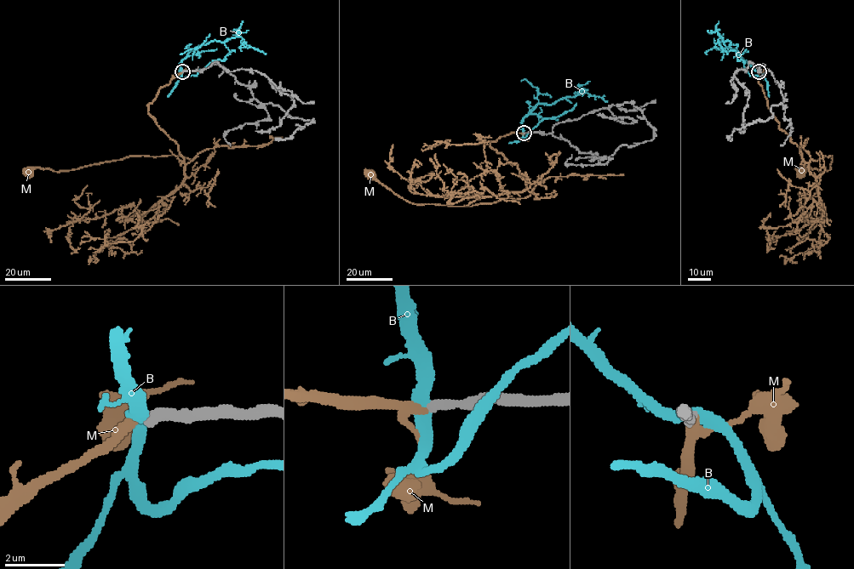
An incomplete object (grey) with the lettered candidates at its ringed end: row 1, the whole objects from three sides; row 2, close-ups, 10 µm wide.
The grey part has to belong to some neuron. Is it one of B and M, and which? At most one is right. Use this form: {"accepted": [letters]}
{"accepted": ["M"]}

